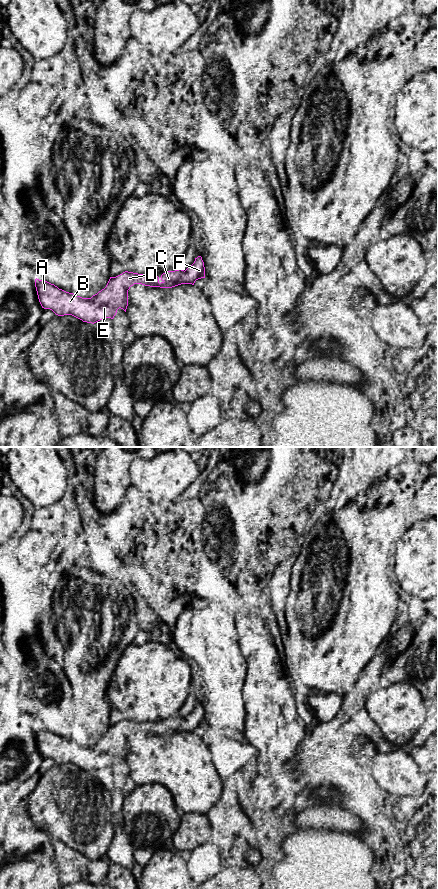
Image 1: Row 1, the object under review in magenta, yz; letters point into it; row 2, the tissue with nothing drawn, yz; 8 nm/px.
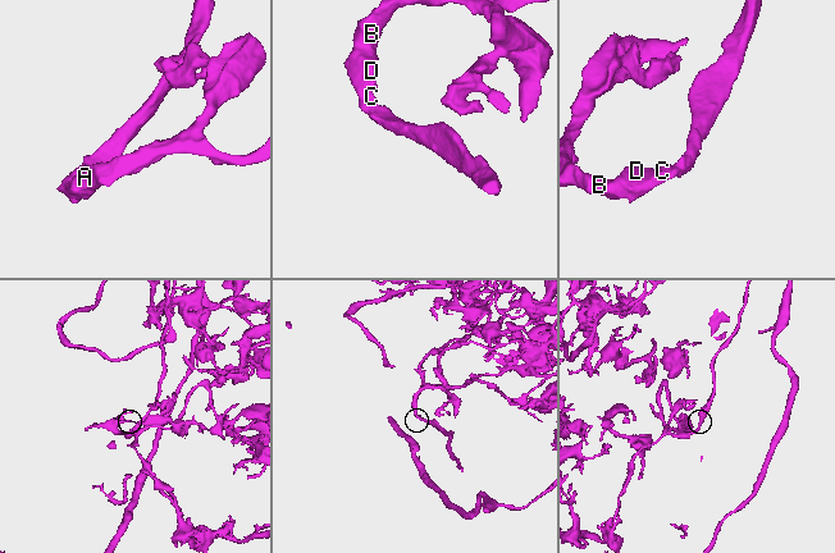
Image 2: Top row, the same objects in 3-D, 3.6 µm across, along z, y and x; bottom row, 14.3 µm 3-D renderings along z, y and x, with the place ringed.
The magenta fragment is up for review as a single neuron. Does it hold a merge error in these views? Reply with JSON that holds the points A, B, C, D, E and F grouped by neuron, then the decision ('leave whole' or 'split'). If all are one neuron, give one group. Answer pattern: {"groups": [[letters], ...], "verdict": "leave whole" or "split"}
{"groups": [["A", "B", "C", "D", "E", "F"]], "verdict": "leave whole"}

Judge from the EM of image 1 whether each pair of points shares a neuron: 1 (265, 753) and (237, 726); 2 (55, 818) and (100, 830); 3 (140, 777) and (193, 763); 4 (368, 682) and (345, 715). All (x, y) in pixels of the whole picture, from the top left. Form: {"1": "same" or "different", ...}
{"1": "different", "2": "same", "3": "same", "4": "same"}

